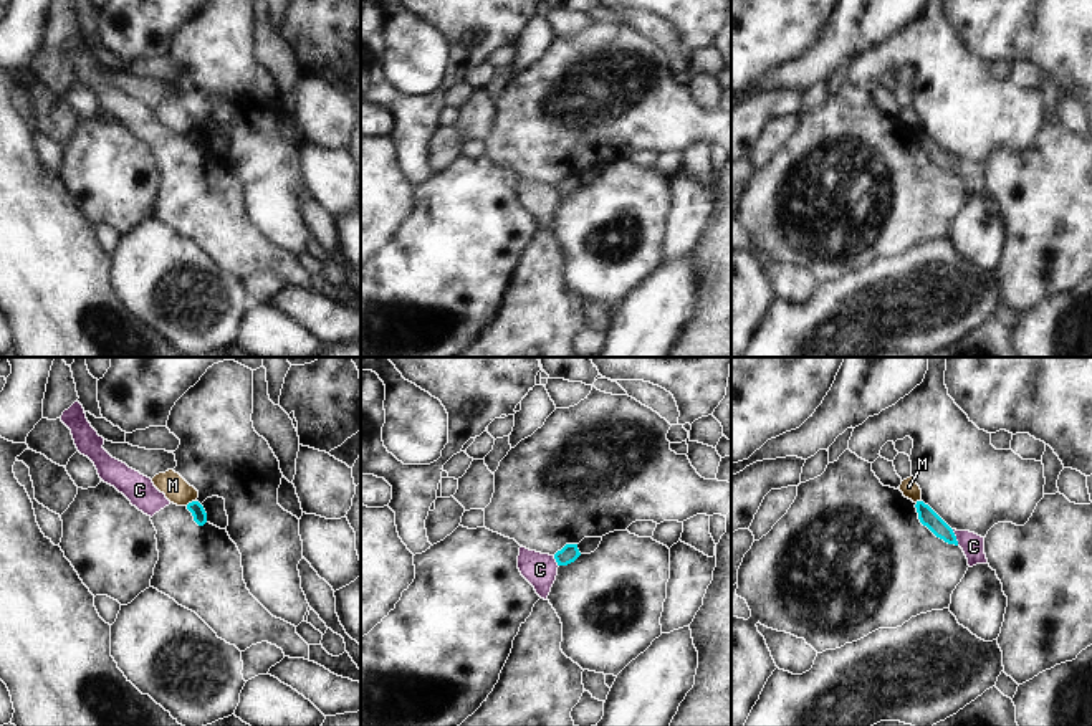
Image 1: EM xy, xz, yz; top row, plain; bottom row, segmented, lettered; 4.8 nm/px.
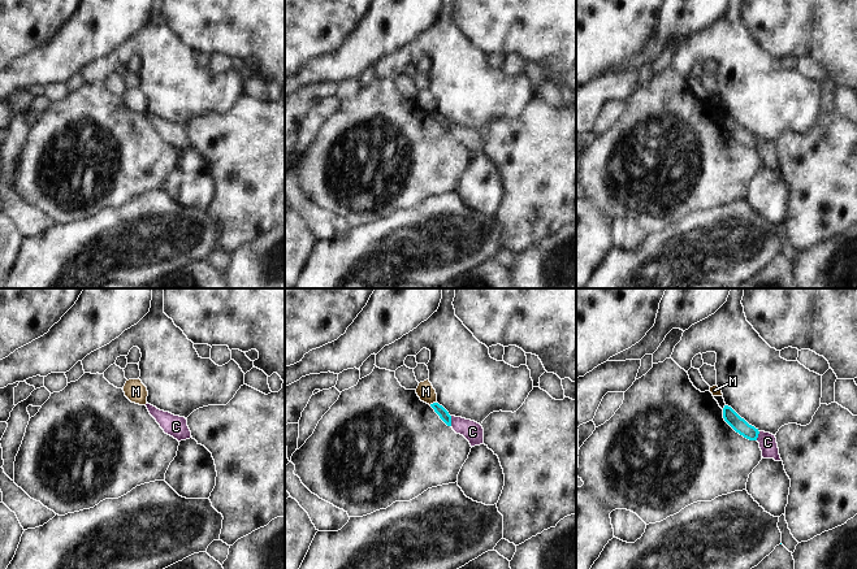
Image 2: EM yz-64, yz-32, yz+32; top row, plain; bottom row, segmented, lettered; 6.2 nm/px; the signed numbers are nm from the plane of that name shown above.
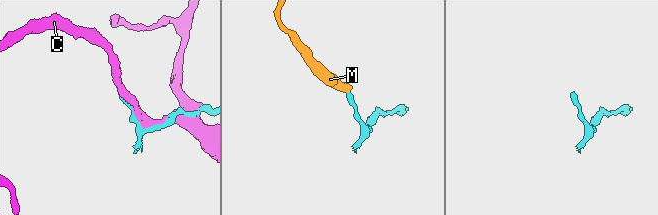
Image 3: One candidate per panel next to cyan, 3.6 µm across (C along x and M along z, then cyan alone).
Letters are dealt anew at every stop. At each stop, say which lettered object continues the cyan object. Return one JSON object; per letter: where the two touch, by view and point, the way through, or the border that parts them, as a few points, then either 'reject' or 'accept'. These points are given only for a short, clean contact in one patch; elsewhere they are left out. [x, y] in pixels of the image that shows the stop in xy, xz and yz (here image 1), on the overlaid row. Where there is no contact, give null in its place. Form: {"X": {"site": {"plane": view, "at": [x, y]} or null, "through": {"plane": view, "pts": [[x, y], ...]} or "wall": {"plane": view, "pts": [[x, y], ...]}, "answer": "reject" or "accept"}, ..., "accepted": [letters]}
{"C": {"site": {"plane": "yz", "at": [955, 538]}, "answer": "reject"}, "M": {"site": {"plane": "xy", "at": [192, 501]}, "wall": {"plane": "xy", "pts": [[196, 500], [186, 505]]}, "answer": "reject"}, "accepted": []}

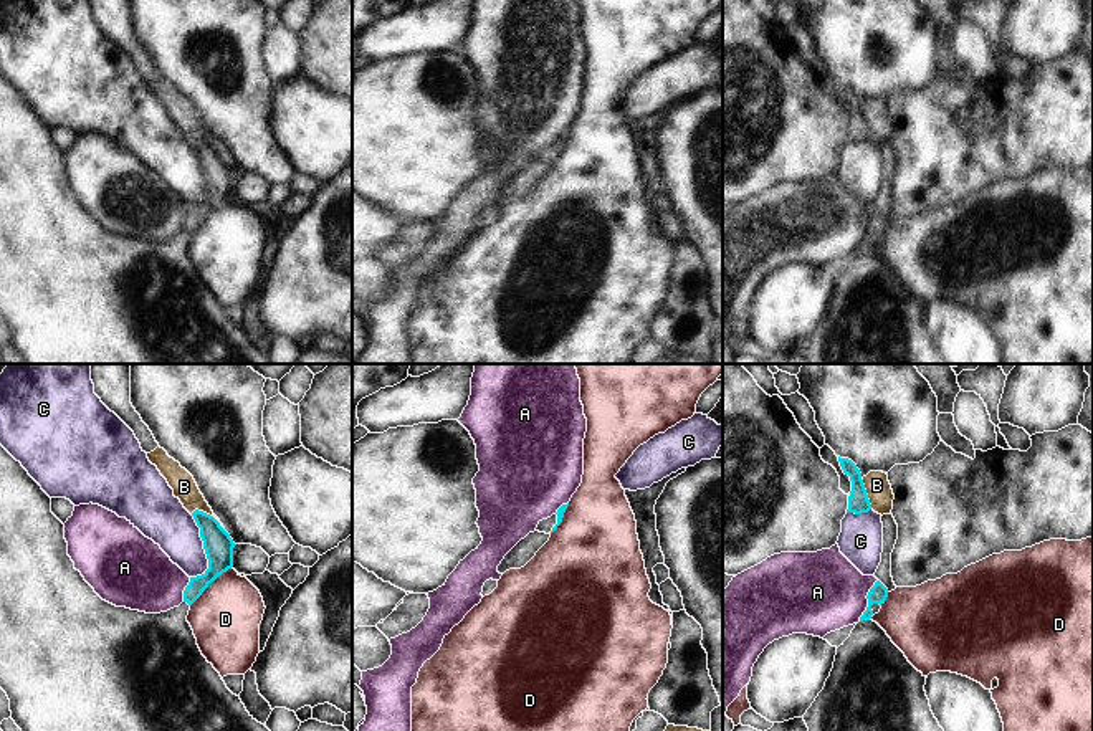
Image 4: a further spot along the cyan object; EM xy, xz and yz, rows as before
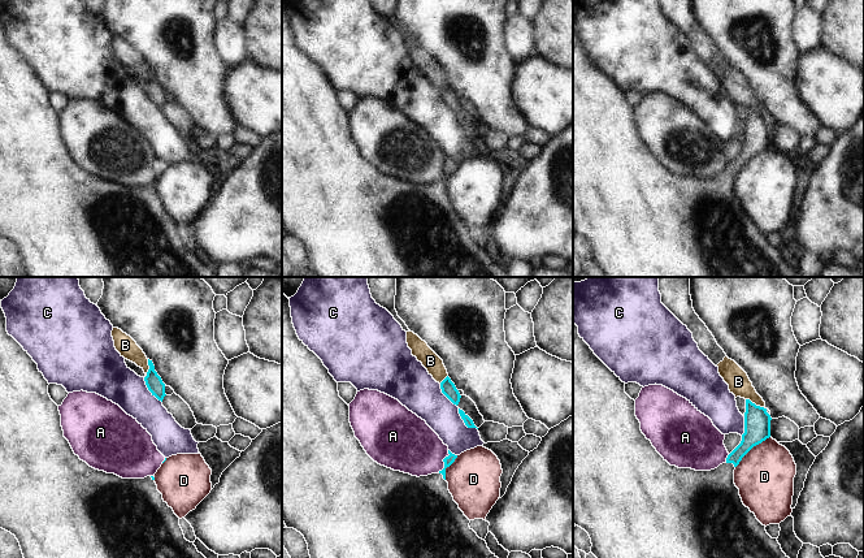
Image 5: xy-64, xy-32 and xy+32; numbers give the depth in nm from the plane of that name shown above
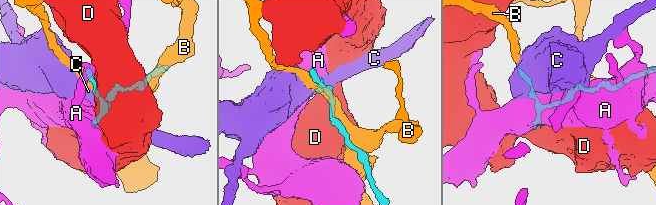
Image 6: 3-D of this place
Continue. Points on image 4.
{"A": {"site": {"plane": "yz", "at": [868, 601]}, "wall": {"plane": "yz", "pts": [[877, 579], [867, 596], [867, 609], [859, 621]]}, "answer": "reject"}, "B": {"site": {"plane": "yz", "at": [865, 493]}, "answer": "reject"}, "C": {"site": {"plane": "xy", "at": [204, 548]}, "answer": "reject"}, "D": {"site": {"plane": "xy", "at": [210, 582]}, "wall": {"plane": "xy", "pts": [[232, 566], [190, 606]]}, "answer": "reject"}, "accepted": []}

